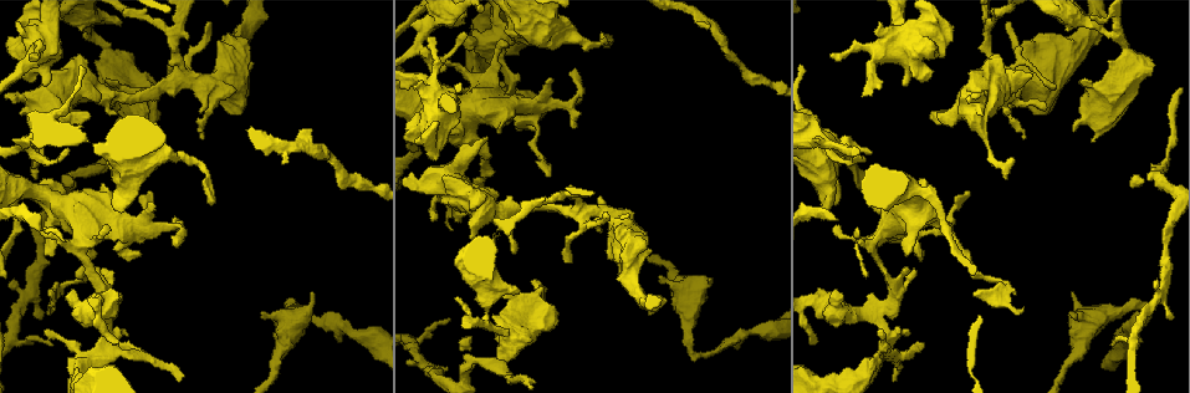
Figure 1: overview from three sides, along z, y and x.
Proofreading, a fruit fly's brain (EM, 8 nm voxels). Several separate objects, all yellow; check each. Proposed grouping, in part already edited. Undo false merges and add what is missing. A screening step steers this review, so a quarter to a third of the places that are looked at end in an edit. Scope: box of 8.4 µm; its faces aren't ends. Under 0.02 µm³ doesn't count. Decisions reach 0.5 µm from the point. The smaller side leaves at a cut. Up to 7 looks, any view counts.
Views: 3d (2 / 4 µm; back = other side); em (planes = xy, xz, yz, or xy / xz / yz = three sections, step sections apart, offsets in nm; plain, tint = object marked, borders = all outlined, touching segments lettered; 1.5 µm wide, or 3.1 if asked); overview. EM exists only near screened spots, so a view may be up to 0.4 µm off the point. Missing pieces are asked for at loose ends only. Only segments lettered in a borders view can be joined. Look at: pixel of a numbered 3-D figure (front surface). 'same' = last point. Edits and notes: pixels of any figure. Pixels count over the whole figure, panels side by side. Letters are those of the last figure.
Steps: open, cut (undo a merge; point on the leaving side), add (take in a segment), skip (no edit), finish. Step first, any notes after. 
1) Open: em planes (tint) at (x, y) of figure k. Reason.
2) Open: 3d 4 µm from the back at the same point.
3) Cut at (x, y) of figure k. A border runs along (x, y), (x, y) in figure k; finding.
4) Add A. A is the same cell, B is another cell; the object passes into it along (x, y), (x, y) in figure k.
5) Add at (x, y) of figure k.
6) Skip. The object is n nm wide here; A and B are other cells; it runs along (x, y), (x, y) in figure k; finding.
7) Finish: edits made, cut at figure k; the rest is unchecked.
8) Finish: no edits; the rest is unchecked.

Open: em planes (plain) at (437, 159) of figure 1. Branch stops here.

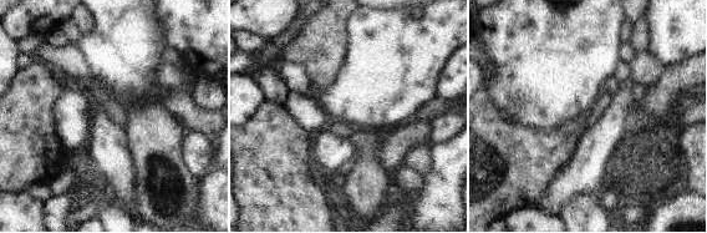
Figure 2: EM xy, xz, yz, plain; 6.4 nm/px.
Open: em planes (borders) at the same point.

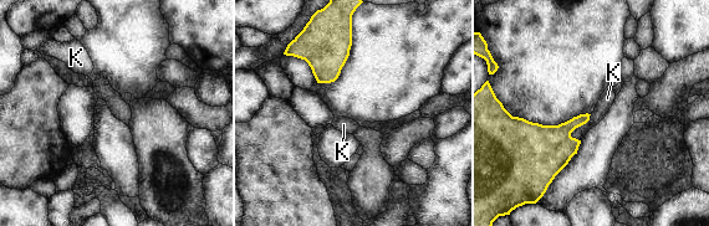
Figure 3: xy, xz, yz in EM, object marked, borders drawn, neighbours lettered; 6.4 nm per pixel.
Skip. K is another cell; no lettered segment goes on from it.

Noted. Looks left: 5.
Open: em xy step 4 (tint) at (130, 236) of figure 1.

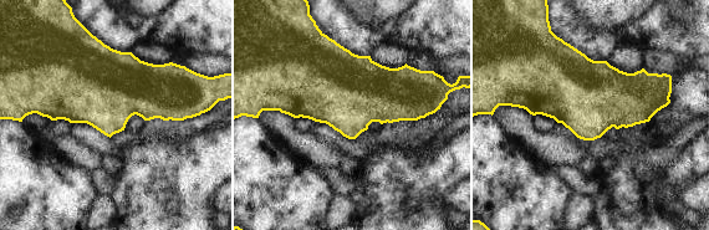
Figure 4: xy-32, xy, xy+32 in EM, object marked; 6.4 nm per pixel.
Open: em planes (borders) at the same point. Another direction.

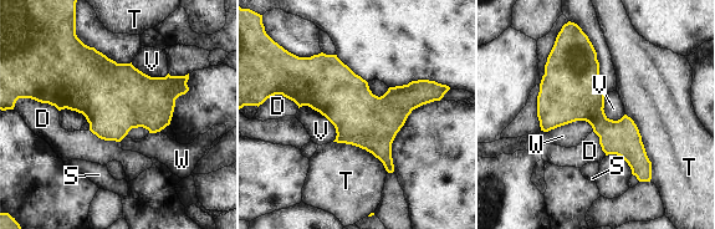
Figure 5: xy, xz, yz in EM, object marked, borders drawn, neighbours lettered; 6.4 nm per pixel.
Skip. The object is 360 nm wide here; D, S, T, V and W are other cells; a border runs along (299, 107), (318, 111), (336, 138) in figure 5; all the same neuron.

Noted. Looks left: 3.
Open: 3d 2 µm at (1031, 76) of figure 1. Stops while still wide.

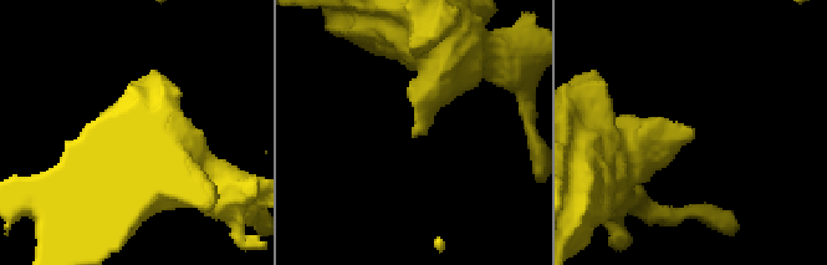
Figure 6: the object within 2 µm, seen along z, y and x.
Open: em planes (borders) at (692, 133) of figure 6. Need the tissue.

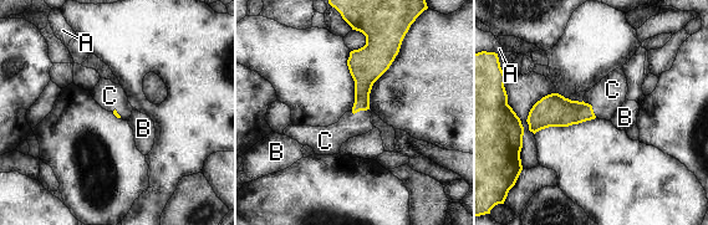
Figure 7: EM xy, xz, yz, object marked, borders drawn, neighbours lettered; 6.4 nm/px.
Add C. C is the same cell, A and B are other cells; it goes on there.

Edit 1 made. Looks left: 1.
Finish: edits made, add at figure 7; the rest is unchecked.

